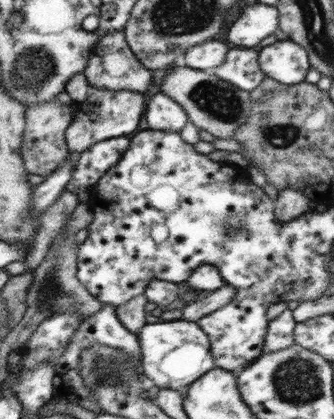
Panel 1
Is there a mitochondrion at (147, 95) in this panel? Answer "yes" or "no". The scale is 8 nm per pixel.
no

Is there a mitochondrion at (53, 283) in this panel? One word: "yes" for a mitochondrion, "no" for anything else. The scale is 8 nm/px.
yes

